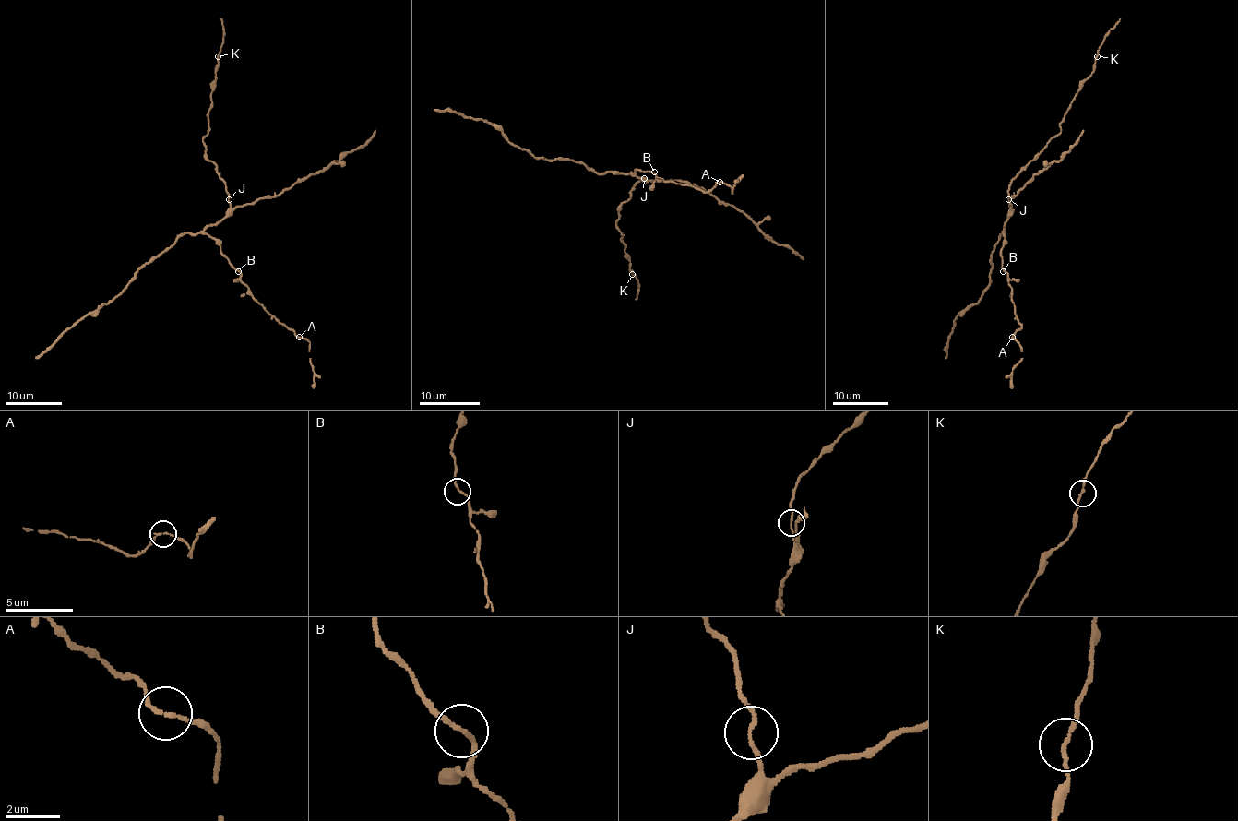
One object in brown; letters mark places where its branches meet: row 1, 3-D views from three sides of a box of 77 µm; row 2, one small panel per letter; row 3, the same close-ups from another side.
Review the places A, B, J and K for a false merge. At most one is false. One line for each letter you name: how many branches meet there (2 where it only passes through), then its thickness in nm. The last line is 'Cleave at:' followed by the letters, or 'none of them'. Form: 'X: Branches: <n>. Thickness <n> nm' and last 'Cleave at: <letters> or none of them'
Cleave at: none of them

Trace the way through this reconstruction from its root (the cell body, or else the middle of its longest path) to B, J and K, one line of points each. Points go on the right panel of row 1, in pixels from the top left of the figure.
B: (1007, 219), (1002, 249), (1003, 271)
J: (1007, 219), (1008, 199)
K: (1007, 219), (1010, 183), (1061, 131), (1059, 123), (1078, 86), (1091, 73), (1097, 56)

